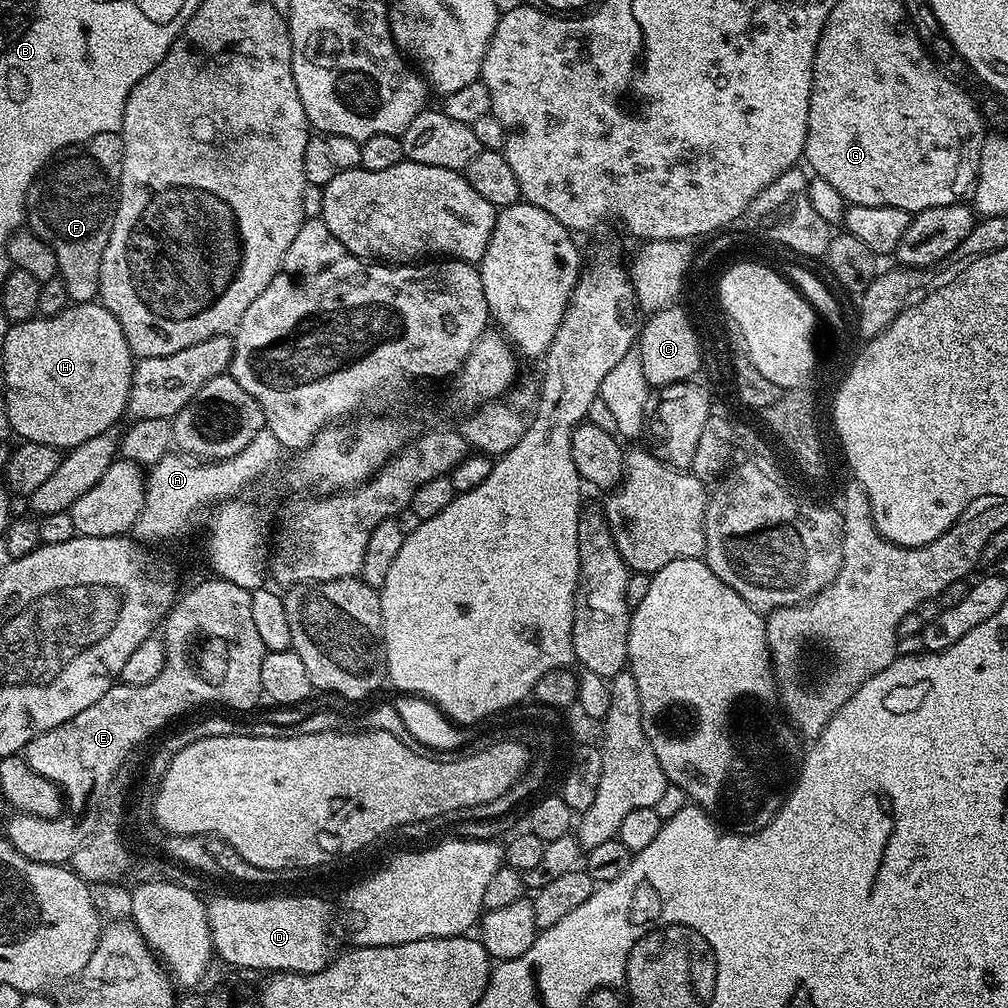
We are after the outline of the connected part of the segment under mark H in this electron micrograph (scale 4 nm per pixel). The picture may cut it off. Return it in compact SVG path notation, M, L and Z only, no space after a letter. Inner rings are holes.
M99 302L86 304L69 303L56 316L40 316L34 320L21 320L9 327L6 338L2 341L4 348L4 392L2 399L6 402L6 414L8 415L8 427L13 433L20 435L21 441L44 443L46 446L57 450L67 450L74 446L82 446L90 438L98 438L98 434L111 432L117 427L116 423L128 411L128 399L130 398L130 386L132 385L132 369L134 357L130 346L126 342L126 334L122 334L122 326L118 326L118 318L110 314L104 305Z

